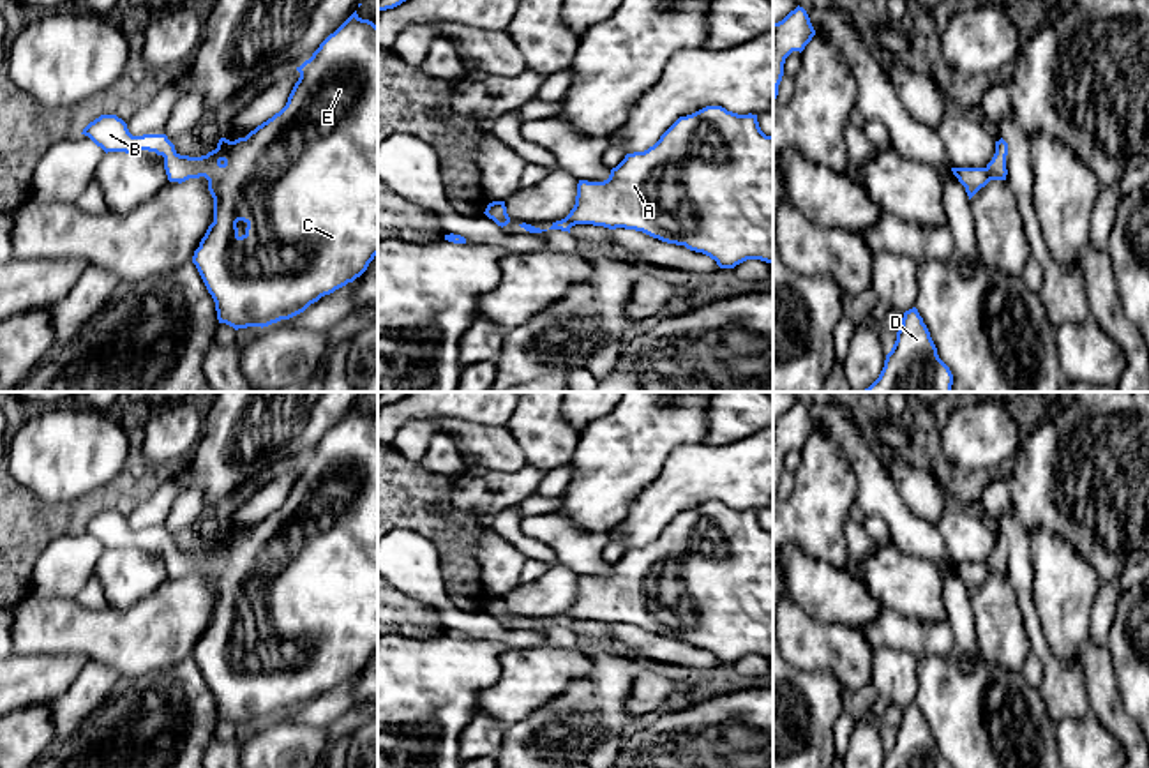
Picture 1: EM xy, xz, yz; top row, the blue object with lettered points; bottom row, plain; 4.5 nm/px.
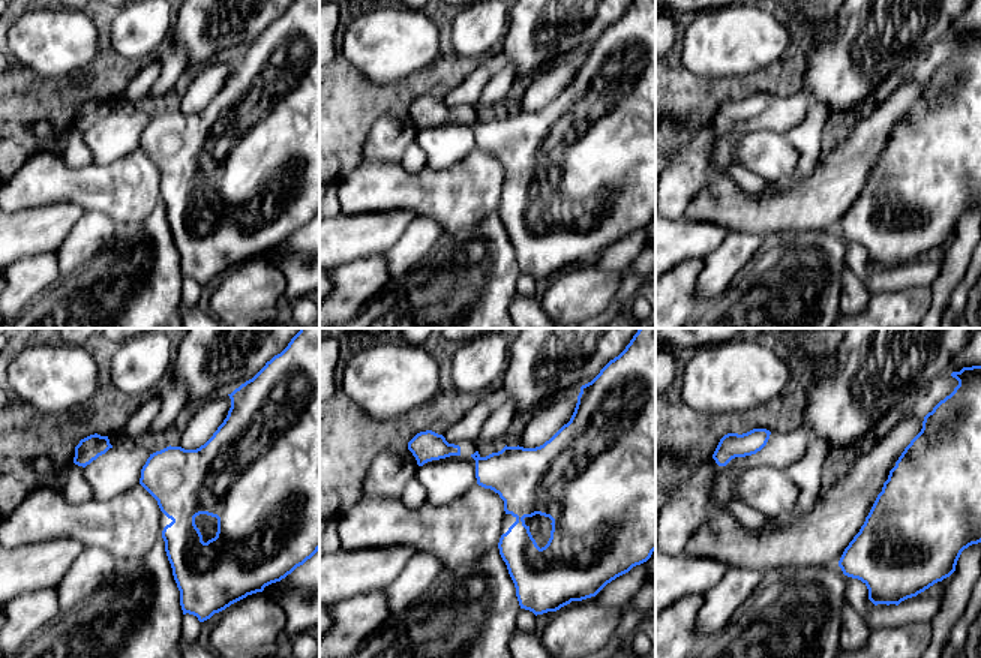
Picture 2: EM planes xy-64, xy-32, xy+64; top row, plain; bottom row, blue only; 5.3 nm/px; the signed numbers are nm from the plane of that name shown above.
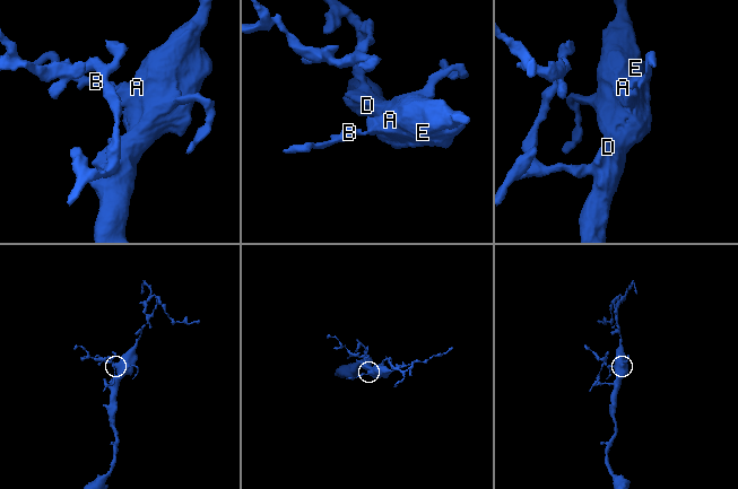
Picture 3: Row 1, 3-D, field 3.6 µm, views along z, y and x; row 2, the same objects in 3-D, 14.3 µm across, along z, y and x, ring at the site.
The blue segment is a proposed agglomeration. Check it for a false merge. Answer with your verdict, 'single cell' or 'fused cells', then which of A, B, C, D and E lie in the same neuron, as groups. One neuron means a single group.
single cell; groups A B C D E

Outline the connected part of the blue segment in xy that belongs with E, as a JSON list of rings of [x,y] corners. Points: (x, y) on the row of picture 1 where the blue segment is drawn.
[[[357,11],[334,32],[300,67],[298,81],[295,83],[286,106],[272,118],[258,125],[245,138],[229,141],[221,138],[217,148],[201,157],[180,155],[166,134],[132,136],[127,124],[116,115],[101,115],[90,122],[81,134],[88,136],[97,147],[108,152],[139,154],[141,150],[155,152],[164,157],[164,169],[169,182],[185,182],[189,178],[205,177],[208,191],[214,198],[214,222],[208,226],[199,247],[194,251],[192,263],[196,265],[208,293],[215,302],[219,323],[238,328],[268,327],[281,320],[289,320],[304,312],[311,304],[360,277],[369,263],[378,254],[378,26],[362,19]]]

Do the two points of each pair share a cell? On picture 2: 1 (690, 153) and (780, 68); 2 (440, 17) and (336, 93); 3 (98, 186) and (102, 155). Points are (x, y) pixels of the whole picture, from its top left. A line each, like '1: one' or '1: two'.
1: two
2: one
3: two

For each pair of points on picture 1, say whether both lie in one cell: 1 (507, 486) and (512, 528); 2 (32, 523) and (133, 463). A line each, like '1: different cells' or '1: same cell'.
1: different cells
2: same cell

